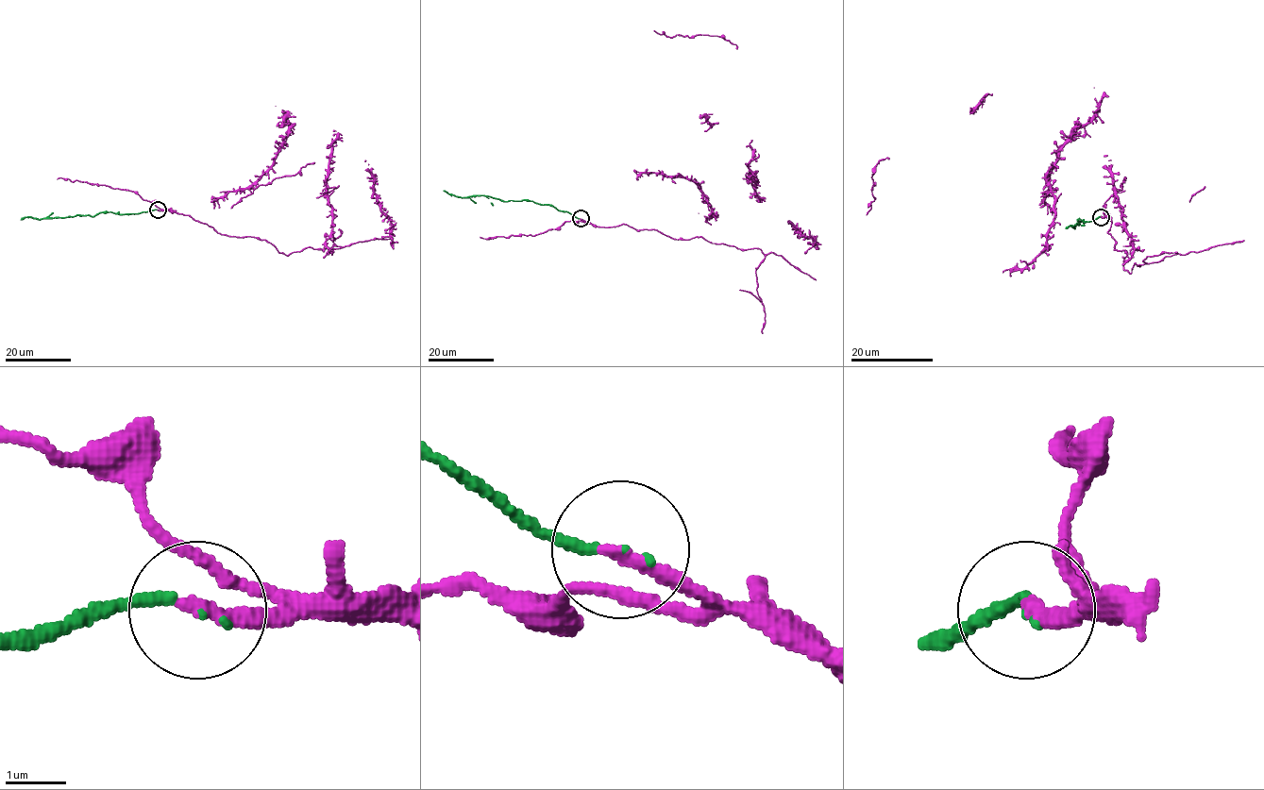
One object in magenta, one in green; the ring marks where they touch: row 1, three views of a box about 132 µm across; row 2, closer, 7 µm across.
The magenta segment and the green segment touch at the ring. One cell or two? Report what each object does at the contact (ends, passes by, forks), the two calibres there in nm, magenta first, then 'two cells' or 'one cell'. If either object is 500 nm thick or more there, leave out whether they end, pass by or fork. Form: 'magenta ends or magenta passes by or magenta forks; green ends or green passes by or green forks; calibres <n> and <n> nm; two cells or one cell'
magenta ends; green ends; calibres 240 and 160 nm; one cell

